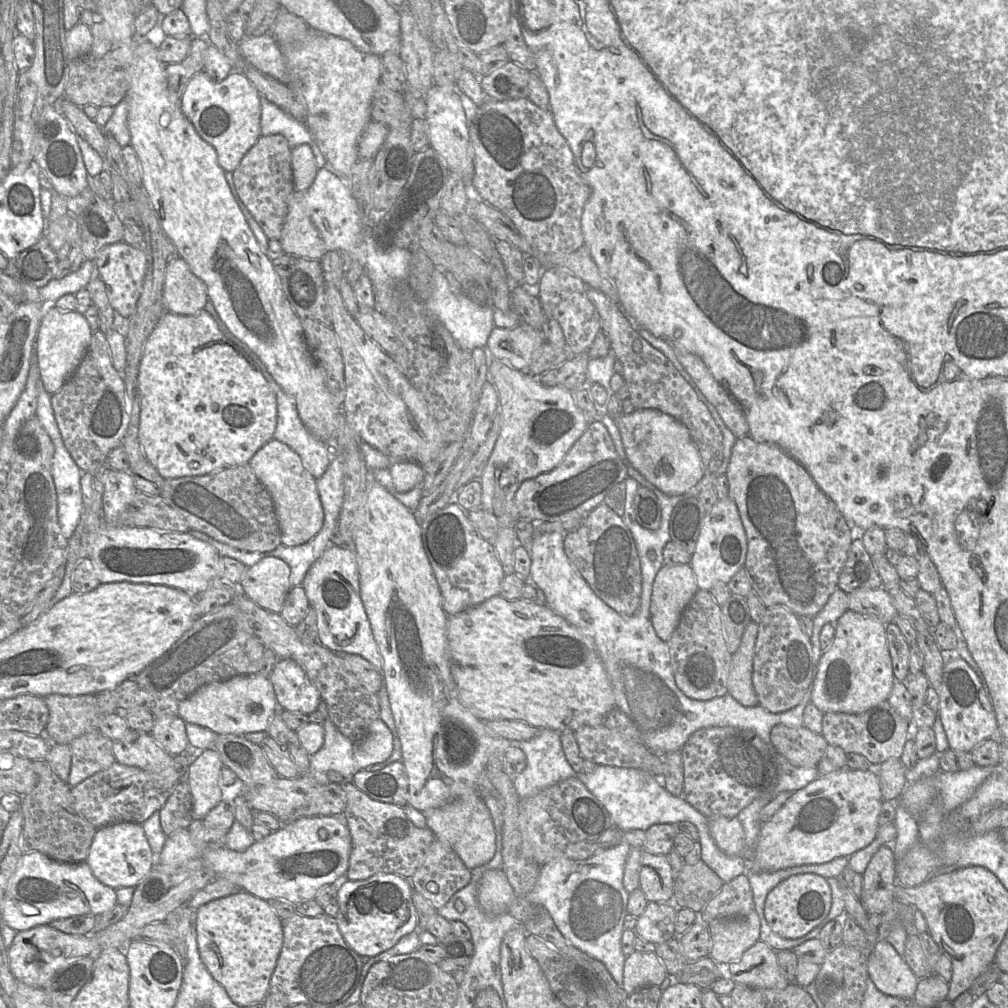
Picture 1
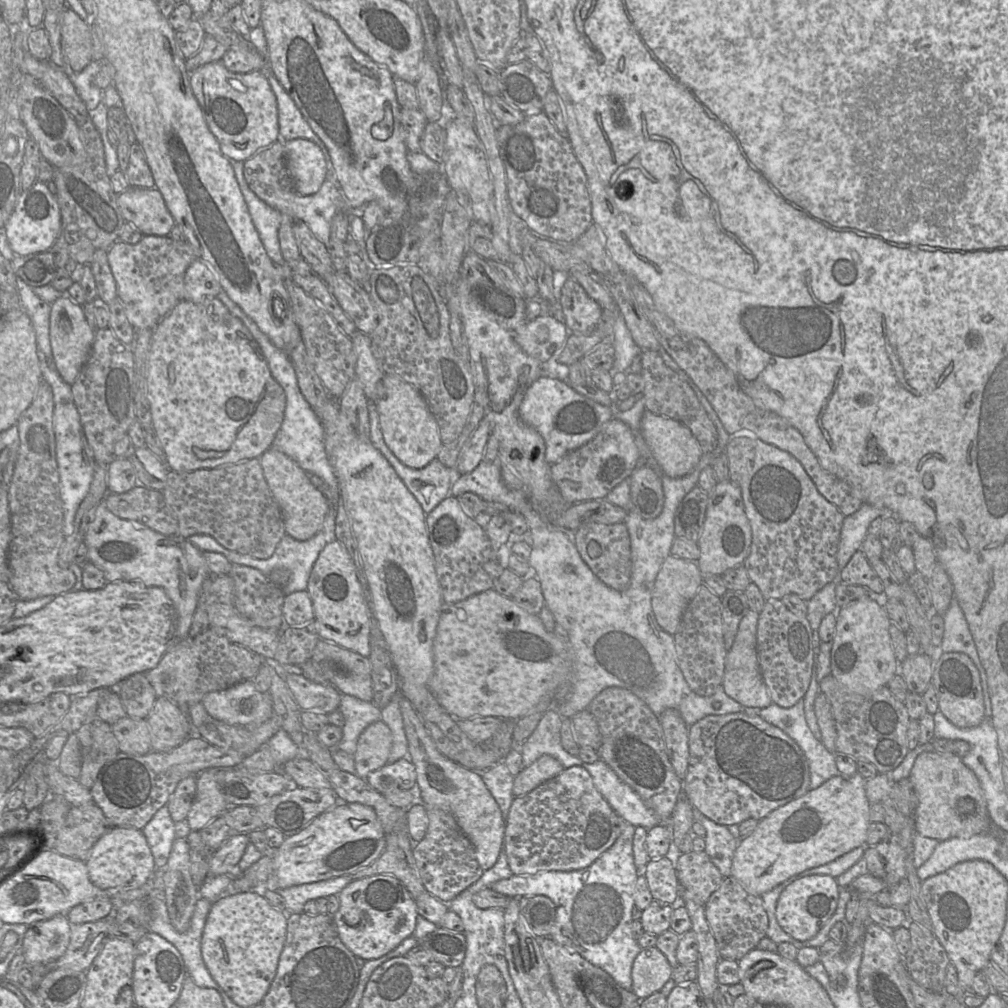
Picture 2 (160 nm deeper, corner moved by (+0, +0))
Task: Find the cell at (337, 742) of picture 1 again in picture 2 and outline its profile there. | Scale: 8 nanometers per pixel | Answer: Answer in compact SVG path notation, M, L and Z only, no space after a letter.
M342 695L338 709L345 720L342 738L336 749L354 755L358 738L370 724L381 720L381 709L373 702L365 702L354 696Z

